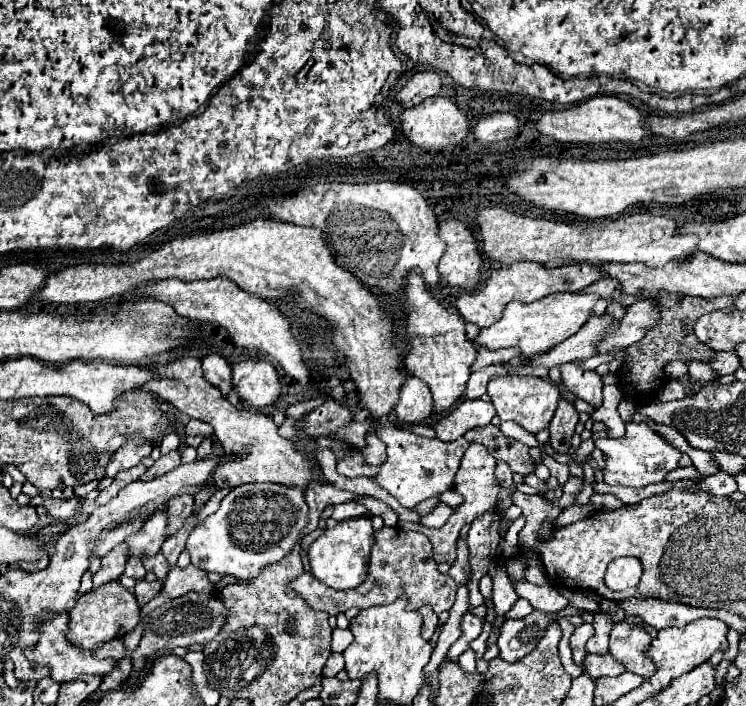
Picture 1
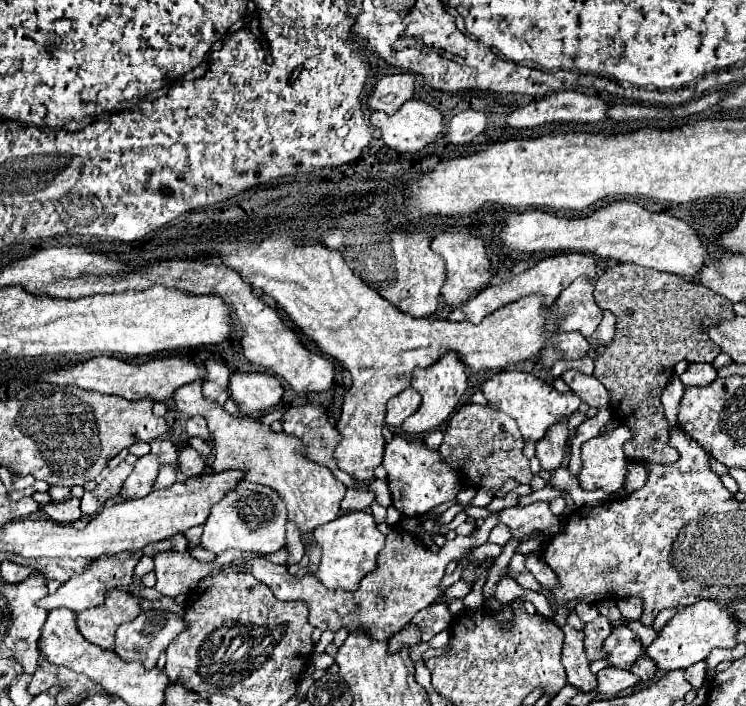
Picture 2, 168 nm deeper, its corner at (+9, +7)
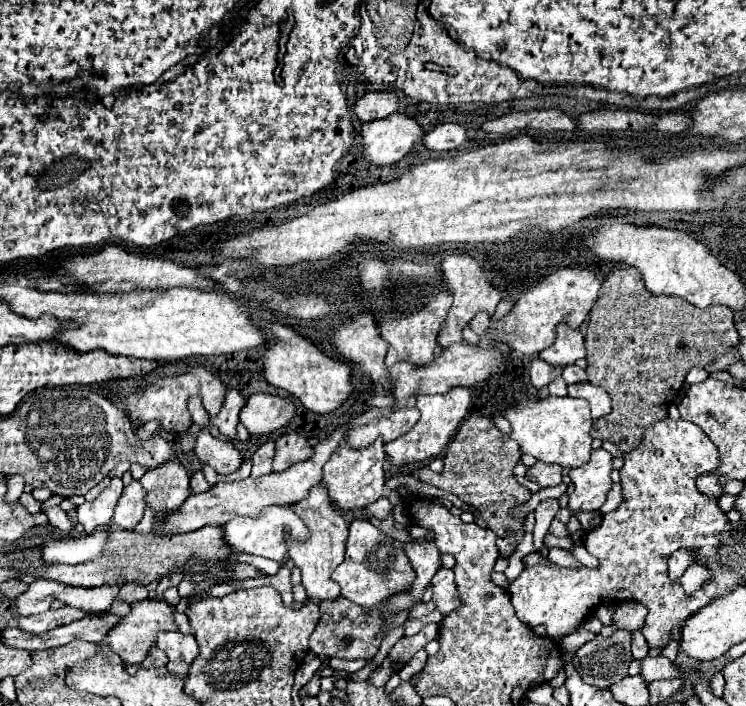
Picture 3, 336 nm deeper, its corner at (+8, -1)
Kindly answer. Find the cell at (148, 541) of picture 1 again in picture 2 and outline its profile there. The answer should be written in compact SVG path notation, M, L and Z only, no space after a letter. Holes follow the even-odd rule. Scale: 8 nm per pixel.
M123 551L123 553L117 553L115 557L109 557L109 559L99 559L99 561L91 561L89 567L79 573L79 575L73 575L69 581L65 581L61 585L61 589L55 593L55 595L47 595L39 601L39 607L43 607L45 611L53 611L53 609L71 609L75 613L79 611L85 611L85 609L91 609L91 607L99 607L103 601L105 601L105 595L109 591L109 587L129 587L133 583L133 569L137 565L137 561L141 559L143 551Z

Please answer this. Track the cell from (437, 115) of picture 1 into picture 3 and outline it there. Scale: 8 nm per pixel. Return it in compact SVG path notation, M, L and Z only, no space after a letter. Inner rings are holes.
M392 113L362 125L362 155L374 165L392 165L404 159L424 135L426 131L414 117Z

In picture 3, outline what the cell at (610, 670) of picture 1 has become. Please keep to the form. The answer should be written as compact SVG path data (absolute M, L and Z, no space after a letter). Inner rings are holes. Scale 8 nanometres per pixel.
M644 657L640 661L640 677L644 681L656 681L656 679L672 679L672 677L682 677L680 667L674 667L666 657Z

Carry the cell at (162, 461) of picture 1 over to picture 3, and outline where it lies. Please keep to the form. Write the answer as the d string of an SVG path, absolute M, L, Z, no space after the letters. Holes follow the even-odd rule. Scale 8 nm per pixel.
M132 479L130 485L124 487L124 493L116 505L116 513L114 513L114 525L118 525L120 529L134 529L138 525L138 521L144 515L144 507L146 507L146 491L142 489L138 479Z

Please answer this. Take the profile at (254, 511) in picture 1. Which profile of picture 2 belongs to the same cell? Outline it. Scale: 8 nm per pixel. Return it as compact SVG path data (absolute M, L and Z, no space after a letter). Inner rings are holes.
M241 481L211 509L211 515L205 523L205 531L201 537L201 547L217 555L227 549L275 553L285 547L287 531L285 523L287 523L285 503L277 497L275 491L271 491L271 487Z

